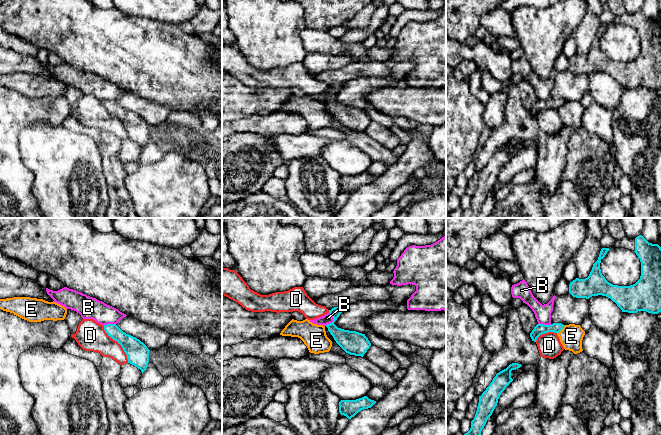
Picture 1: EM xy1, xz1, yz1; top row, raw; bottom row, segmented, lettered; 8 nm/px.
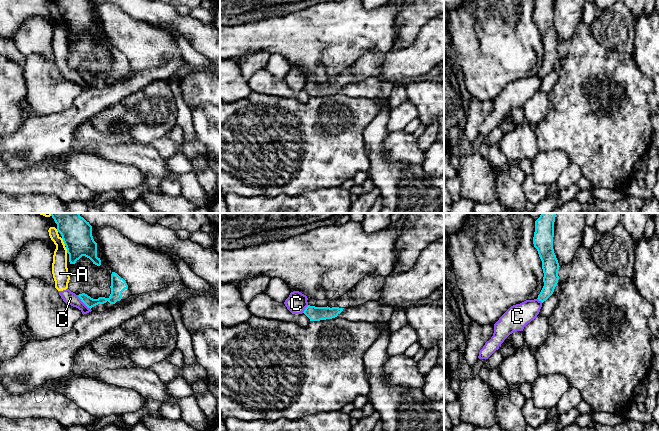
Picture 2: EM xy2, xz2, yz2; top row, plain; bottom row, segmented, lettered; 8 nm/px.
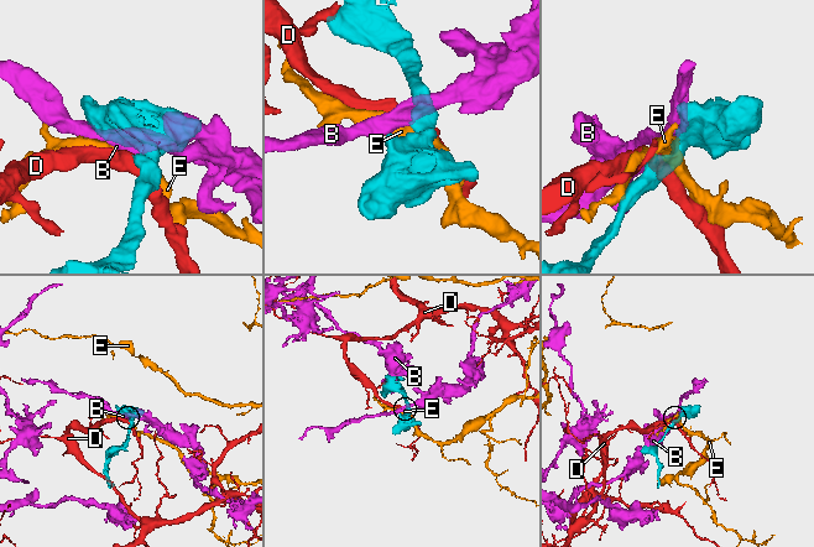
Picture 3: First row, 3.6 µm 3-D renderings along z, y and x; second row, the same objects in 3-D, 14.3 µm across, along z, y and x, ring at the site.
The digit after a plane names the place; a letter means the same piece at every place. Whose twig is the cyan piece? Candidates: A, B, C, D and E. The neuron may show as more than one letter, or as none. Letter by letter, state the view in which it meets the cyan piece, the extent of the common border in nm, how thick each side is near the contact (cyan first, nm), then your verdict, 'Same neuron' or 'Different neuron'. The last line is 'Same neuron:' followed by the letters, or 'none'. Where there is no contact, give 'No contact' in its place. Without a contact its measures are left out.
A: Touches cyan in xy2. Shared border 70 nm. Thickness 240 nm (cyan) against 130 nm. Different neuron
B: Touches cyan in xz1. Shared border 130 nm. Thickness 190 nm (cyan) against 80 nm. Different neuron
C: Touches cyan in xy2. Shared border 160 nm. Thickness 80 nm (cyan) against 110 nm. Different neuron
D: Touches cyan in xy1. Shared border 360 nm. Thickness 180 nm (cyan) against 240 nm. Different neuron
E: Touches cyan in yz1. Shared border 100 nm. Thickness 90 nm (cyan) against 190 nm. Different neuron
Same neuron: none

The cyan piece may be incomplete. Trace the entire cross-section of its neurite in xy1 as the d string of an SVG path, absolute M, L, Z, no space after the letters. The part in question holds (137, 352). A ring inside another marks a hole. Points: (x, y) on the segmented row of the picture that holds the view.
M116 324L104 325L104 330L113 340L117 341L127 355L128 363L143 373L149 363L149 349L136 337L123 332Z

